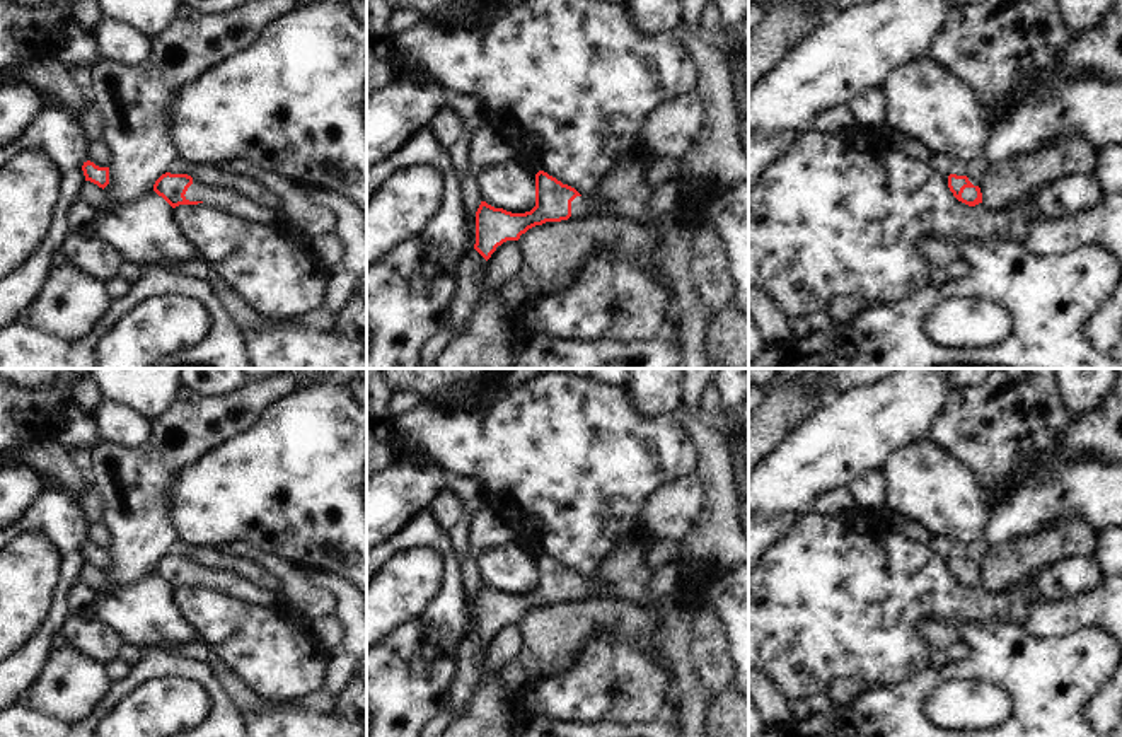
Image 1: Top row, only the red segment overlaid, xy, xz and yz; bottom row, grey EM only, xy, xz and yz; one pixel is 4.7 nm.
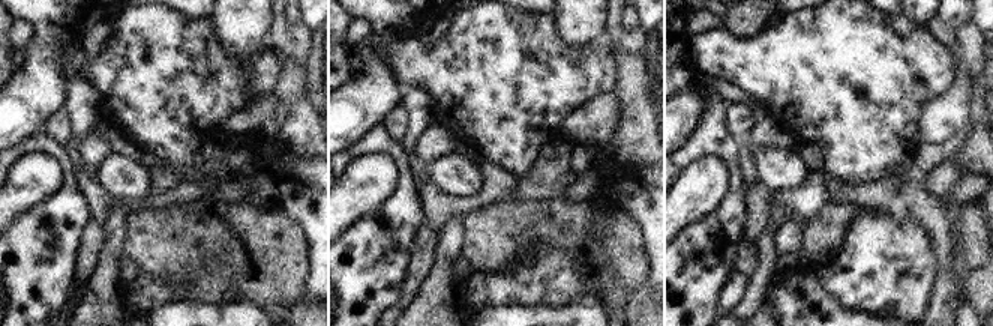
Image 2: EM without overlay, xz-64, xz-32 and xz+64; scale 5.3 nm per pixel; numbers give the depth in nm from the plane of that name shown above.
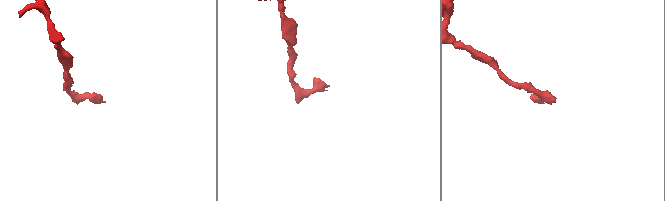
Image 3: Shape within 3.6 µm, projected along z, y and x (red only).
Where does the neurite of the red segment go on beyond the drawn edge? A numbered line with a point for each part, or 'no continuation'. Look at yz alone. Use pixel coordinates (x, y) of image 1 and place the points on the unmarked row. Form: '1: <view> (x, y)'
no continuation

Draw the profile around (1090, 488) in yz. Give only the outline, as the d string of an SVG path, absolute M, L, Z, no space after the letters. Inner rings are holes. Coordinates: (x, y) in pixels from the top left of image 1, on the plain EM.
M1084 456L1025 485L992 514L984 539L999 546L1064 517L1086 520L1096 534L1122 529L1122 464Z

